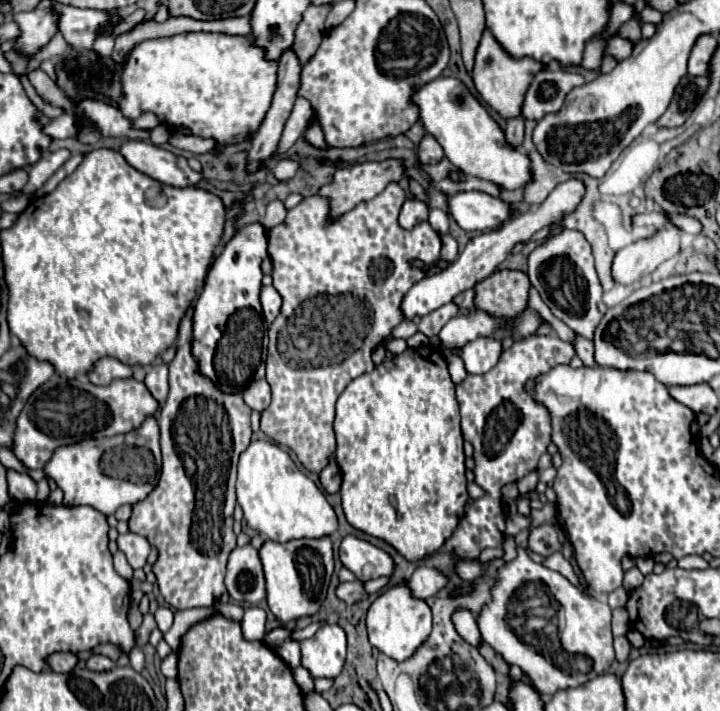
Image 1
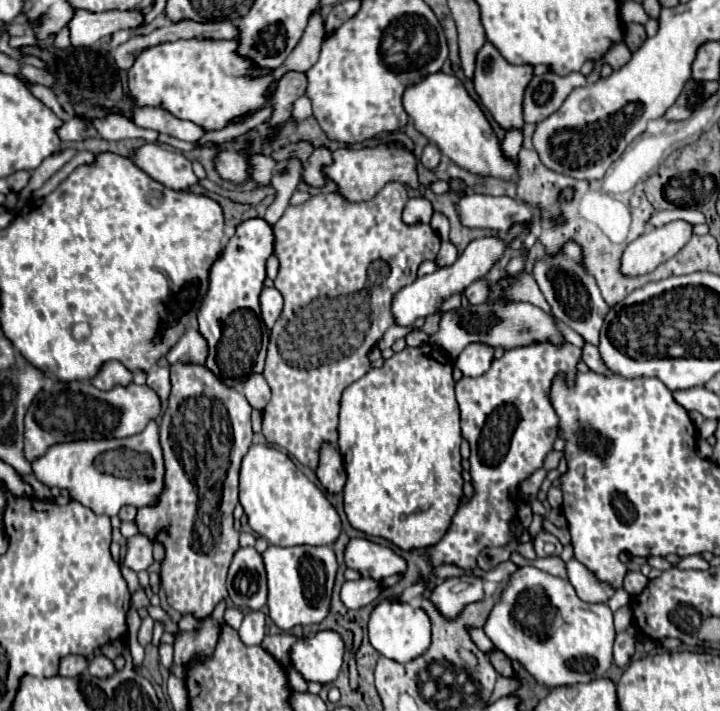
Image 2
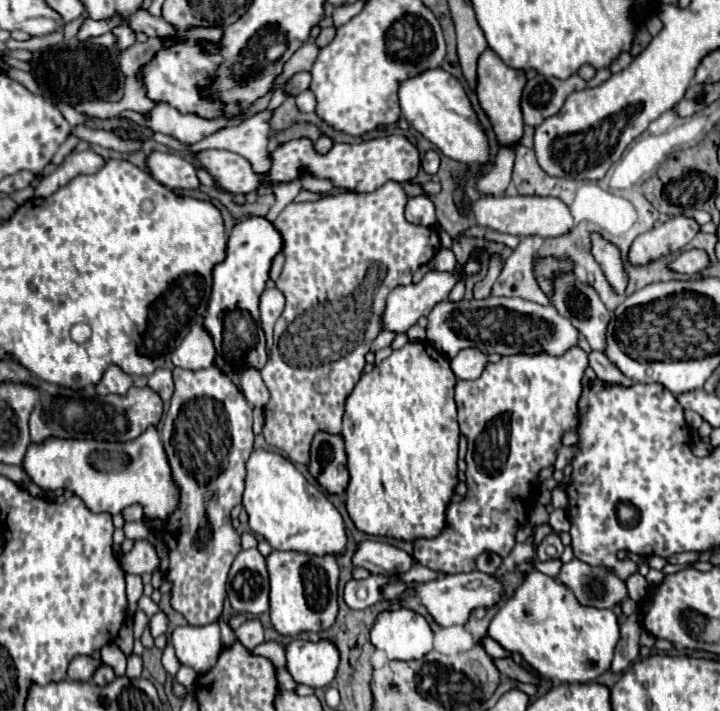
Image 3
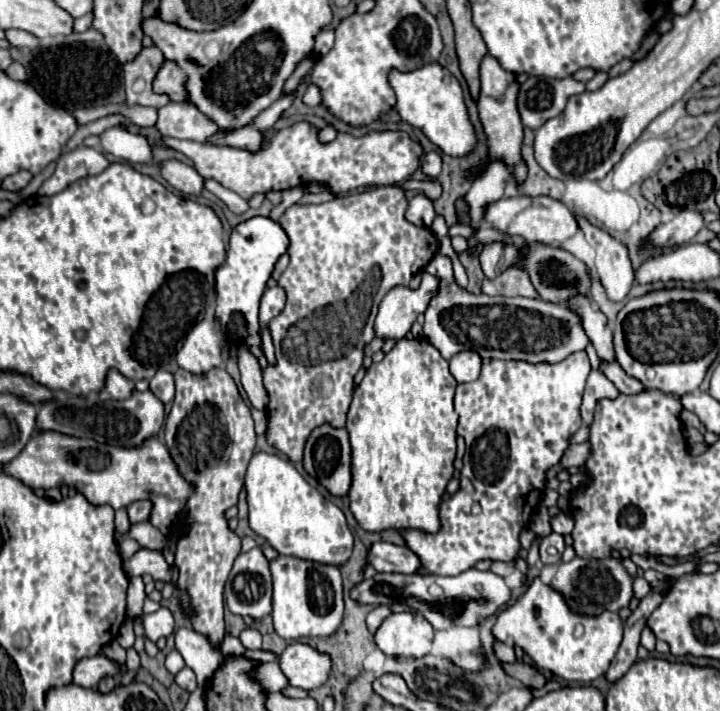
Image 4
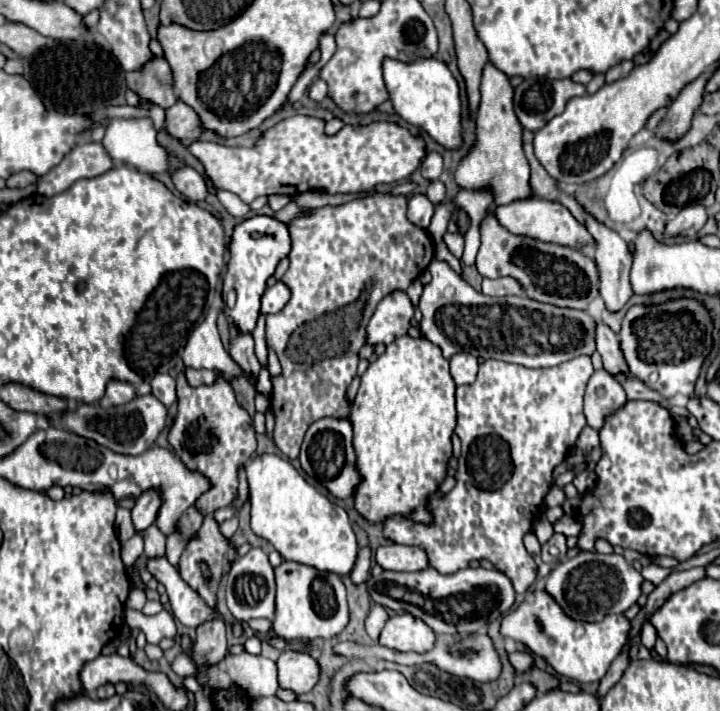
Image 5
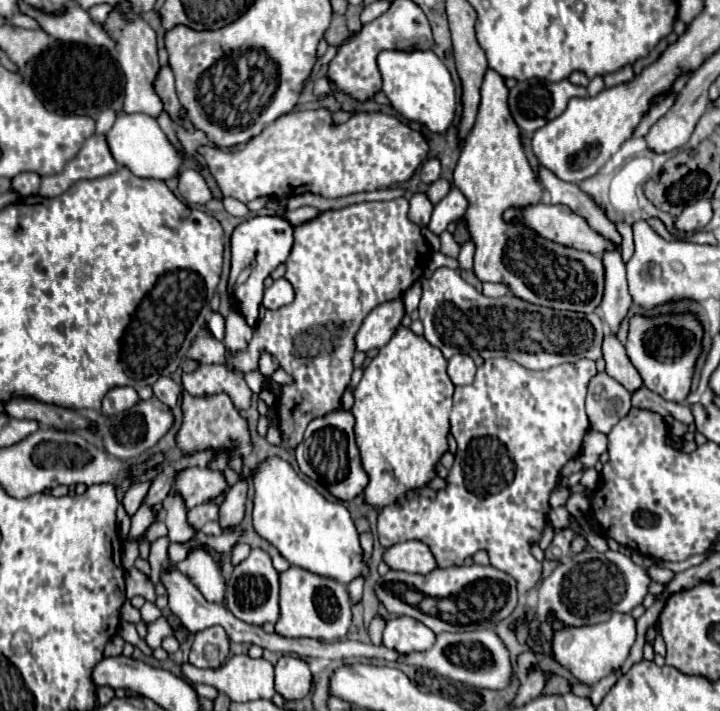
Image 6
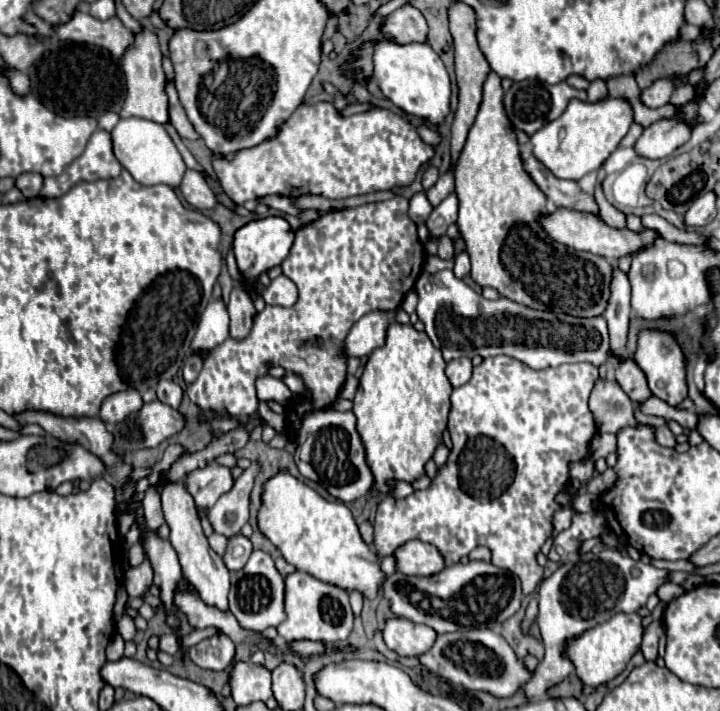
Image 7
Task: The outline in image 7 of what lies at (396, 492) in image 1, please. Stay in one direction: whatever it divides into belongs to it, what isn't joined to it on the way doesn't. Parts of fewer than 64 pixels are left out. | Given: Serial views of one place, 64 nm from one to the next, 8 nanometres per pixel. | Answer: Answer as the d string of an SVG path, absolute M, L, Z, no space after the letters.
M398 322L388 326L386 344L376 348L364 366L352 412L358 418L356 428L374 476L372 490L382 496L392 492L390 480L412 484L424 476L426 462L432 460L436 448L442 444L452 394L452 384L444 368L442 352L432 346L426 334Z

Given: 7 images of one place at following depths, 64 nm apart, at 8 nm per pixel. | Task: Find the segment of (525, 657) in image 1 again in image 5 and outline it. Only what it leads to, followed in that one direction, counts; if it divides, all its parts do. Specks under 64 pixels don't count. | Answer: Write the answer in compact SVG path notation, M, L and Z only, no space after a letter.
M542 588L534 590L532 602L522 602L516 610L504 614L500 622L500 634L504 638L512 638L522 642L532 654L540 656L546 664L550 664L558 674L576 680L576 682L598 682L612 660L618 656L620 648L628 642L630 620L624 614L604 616L600 622L580 622L564 616L564 610L548 592Z

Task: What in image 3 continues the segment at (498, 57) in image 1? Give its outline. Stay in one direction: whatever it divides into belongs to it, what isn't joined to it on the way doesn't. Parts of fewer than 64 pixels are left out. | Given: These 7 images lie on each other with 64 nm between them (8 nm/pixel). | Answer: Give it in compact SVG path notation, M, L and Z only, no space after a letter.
M486 48L480 58L478 58L478 86L476 86L476 94L480 96L478 102L484 108L484 112L488 114L496 138L502 146L512 146L518 144L518 140L522 138L522 110L520 110L520 96L526 84L526 72L524 70L516 70L516 68L508 68L500 56L496 56L496 52L492 52L490 48Z

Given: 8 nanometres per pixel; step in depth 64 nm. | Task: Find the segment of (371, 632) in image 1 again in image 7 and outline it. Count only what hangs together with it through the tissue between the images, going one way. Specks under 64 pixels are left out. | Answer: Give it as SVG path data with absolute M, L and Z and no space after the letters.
M404 618L388 620L382 634L386 646L400 656L420 656L428 652L428 648L432 648L438 636L426 624L416 624Z

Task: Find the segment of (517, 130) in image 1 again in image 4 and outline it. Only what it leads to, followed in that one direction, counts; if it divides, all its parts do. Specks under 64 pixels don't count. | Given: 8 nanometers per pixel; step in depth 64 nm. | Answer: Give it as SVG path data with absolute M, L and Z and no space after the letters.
M494 160L488 166L488 172L484 176L480 176L470 192L464 196L470 204L474 202L476 208L482 208L482 216L484 216L484 206L488 206L490 202L496 202L504 196L504 188L508 184L508 176L510 176L510 168L504 160Z

